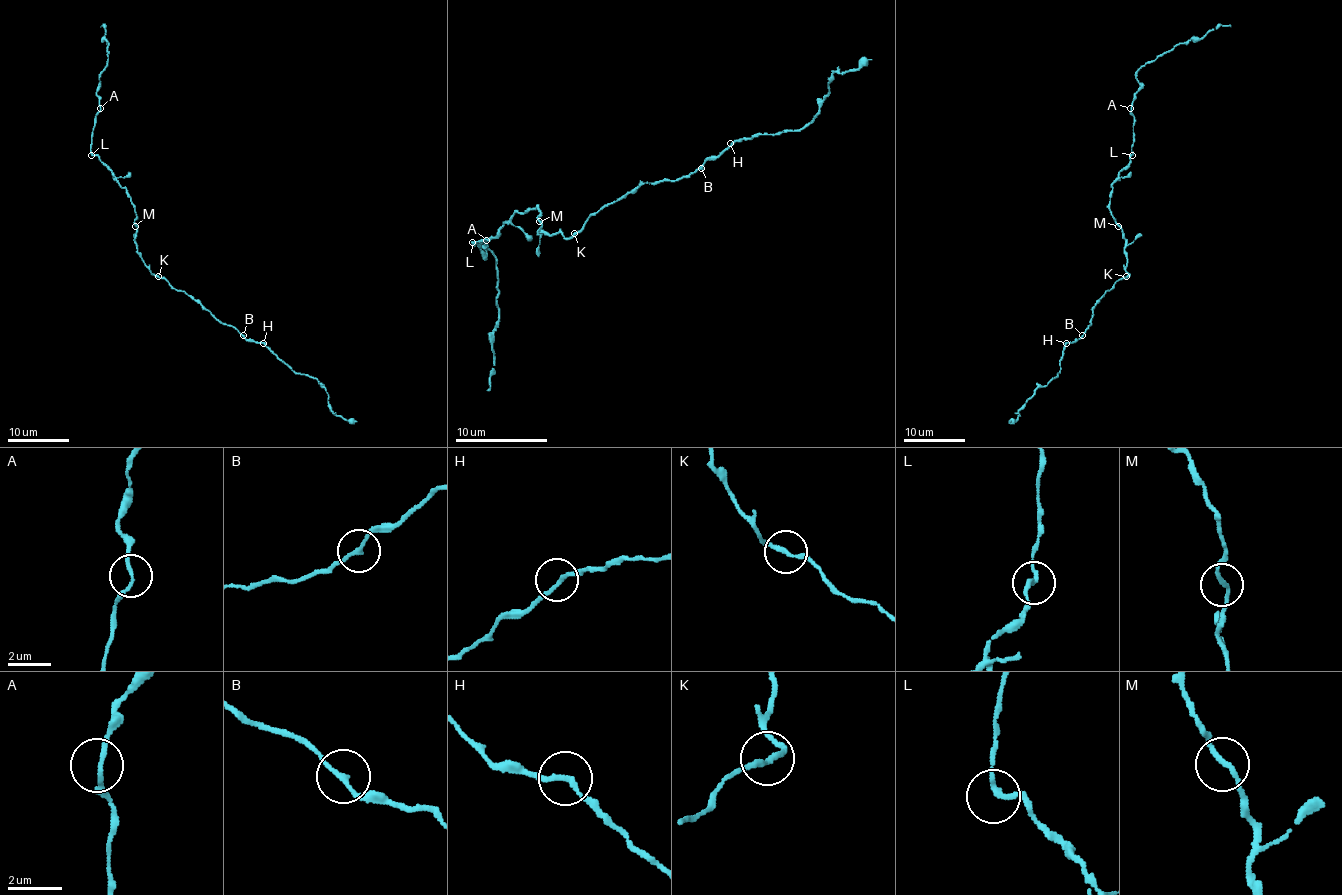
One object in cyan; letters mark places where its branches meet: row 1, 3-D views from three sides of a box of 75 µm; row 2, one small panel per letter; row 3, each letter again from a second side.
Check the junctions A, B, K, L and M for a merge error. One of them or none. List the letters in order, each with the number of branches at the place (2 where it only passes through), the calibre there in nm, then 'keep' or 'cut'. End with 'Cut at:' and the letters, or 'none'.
A: branches 2; calibre 160 nm; keep
B: branches 2; calibre 180 nm; cut
K: branches 2; calibre 180 nm; keep
L: branches 2; calibre 180 nm; keep
M: branches 2; calibre 170 nm; keep
Cut at: B

